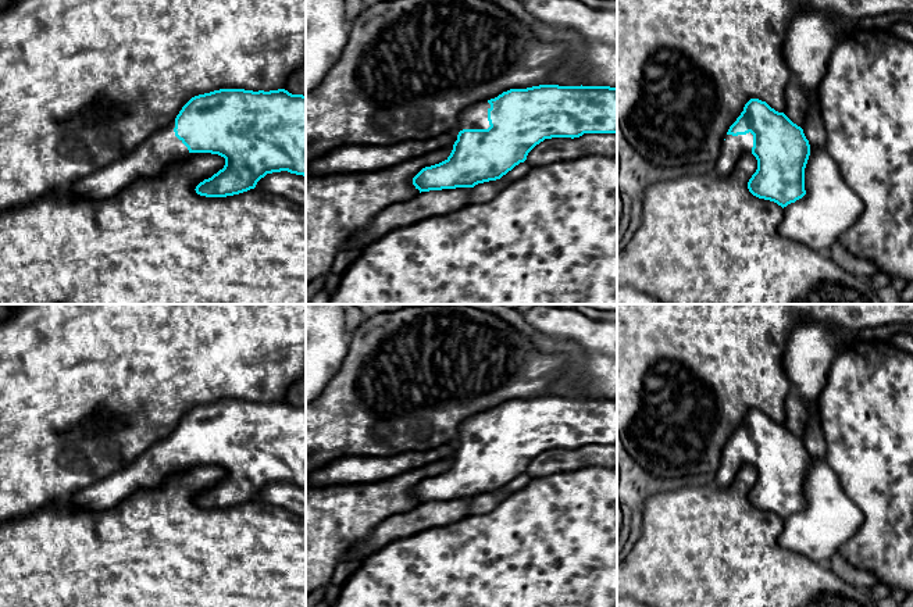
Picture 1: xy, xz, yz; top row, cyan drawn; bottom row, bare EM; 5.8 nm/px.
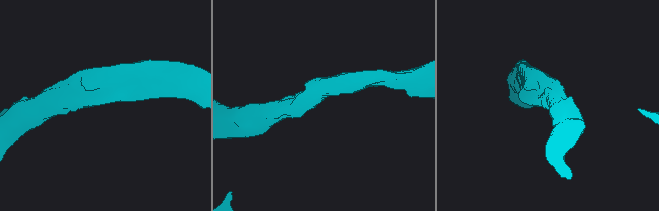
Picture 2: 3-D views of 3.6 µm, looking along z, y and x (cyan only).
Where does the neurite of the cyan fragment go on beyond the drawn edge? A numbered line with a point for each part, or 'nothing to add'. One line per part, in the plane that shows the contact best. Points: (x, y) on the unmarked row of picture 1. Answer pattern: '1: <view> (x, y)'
1: xz (475, 428)

